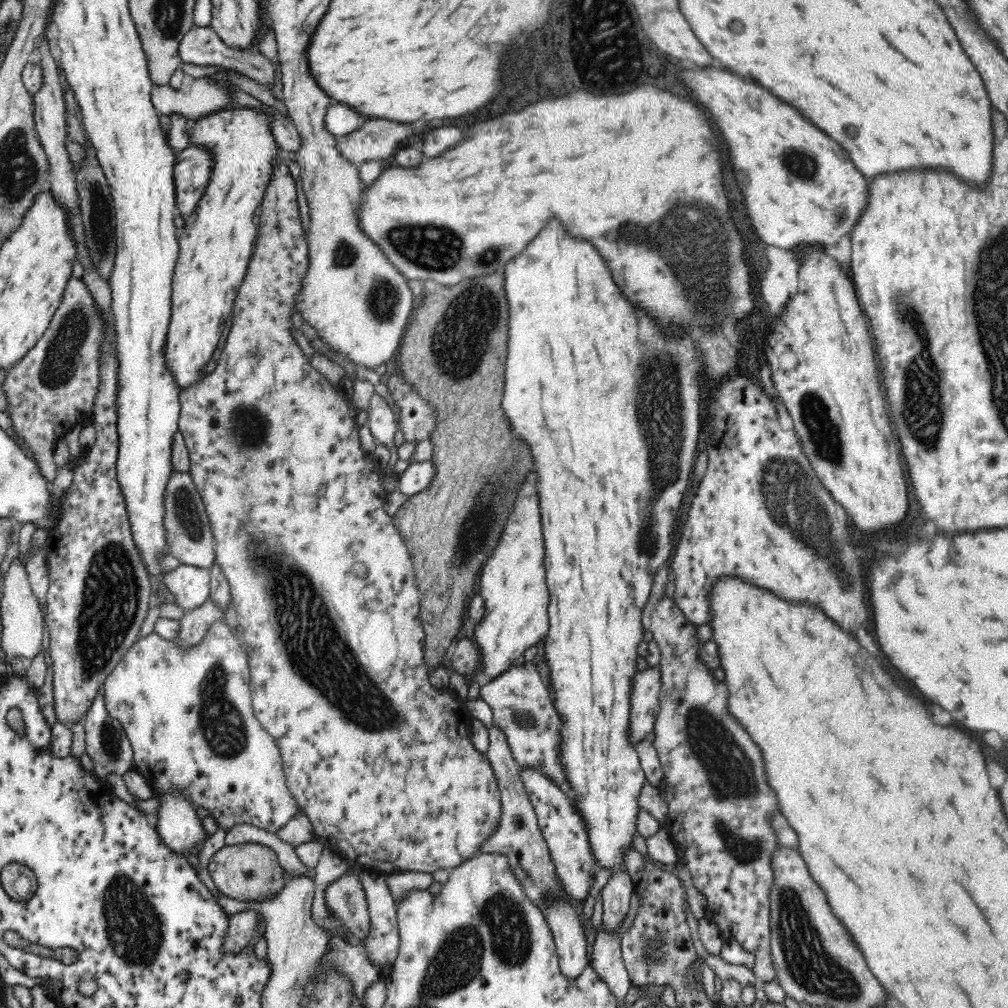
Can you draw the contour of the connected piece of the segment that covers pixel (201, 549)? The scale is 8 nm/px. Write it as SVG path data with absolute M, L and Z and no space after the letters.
M172 468L170 478L164 486L164 512L162 523L166 532L166 550L181 564L200 568L211 568L215 563L215 544L205 506L187 472Z

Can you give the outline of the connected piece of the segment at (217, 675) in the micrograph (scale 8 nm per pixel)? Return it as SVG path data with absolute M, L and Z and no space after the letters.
M218 618L208 628L208 632L206 632L204 638L196 646L192 646L183 652L177 648L174 640L162 638L155 632L140 636L127 650L124 658L122 658L117 666L114 667L114 670L107 676L102 688L102 697L104 697L104 708L108 711L108 715L112 719L118 720L118 723L126 731L127 738L131 742L134 768L156 792L159 794L180 793L183 798L188 798L192 804L206 808L209 811L209 816L218 823L220 829L226 832L236 824L246 823L275 833L282 826L288 824L301 810L286 785L282 758L278 746L254 714L253 698L249 682L250 669L243 641L237 636L236 630L226 623L226 619Z

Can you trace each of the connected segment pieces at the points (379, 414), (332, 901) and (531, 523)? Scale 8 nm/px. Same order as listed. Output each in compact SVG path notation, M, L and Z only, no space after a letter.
M374 393L368 404L368 420L367 425L373 434L374 438L385 446L390 452L390 461L384 471L387 473L393 472L393 467L396 461L399 459L397 454L396 443L394 436L398 431L398 424L396 424L396 416L394 412L386 409L383 399Z
M353 866L346 870L343 876L340 876L337 880L334 880L331 884L328 884L324 888L324 898L327 906L332 911L343 919L343 923L349 928L349 931L356 939L366 938L368 936L371 918L369 915L369 908L367 905L367 898L365 890L360 883L360 877L358 877L359 867L353 870Z
M529 472L516 494L514 506L504 522L504 529L495 550L486 556L479 573L478 591L484 603L484 616L474 623L470 641L474 641L478 649L478 664L472 674L458 673L449 676L449 687L453 694L465 701L470 686L478 682L478 678L495 679L506 672L516 658L520 658L540 640L544 640L549 631L548 607L550 595L545 575L545 552L543 531L536 495L536 475Z

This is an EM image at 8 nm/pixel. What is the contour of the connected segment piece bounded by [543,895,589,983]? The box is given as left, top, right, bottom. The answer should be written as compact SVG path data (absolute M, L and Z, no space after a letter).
M565 895L555 907L546 907L543 913L555 939L560 973L573 983L589 964L585 927L576 908L566 902Z

